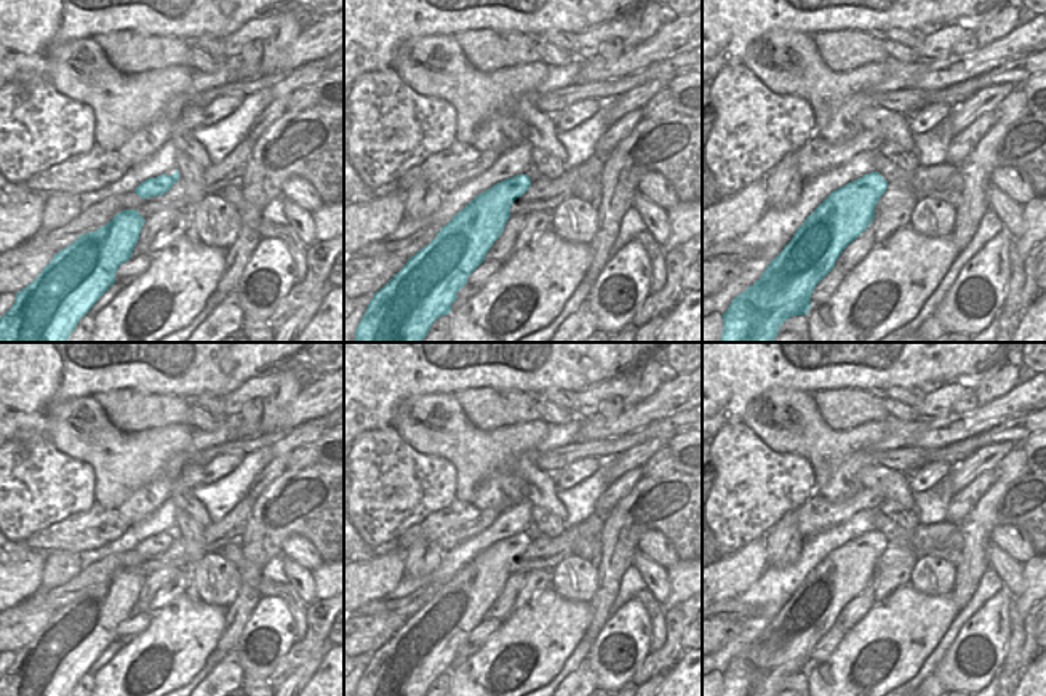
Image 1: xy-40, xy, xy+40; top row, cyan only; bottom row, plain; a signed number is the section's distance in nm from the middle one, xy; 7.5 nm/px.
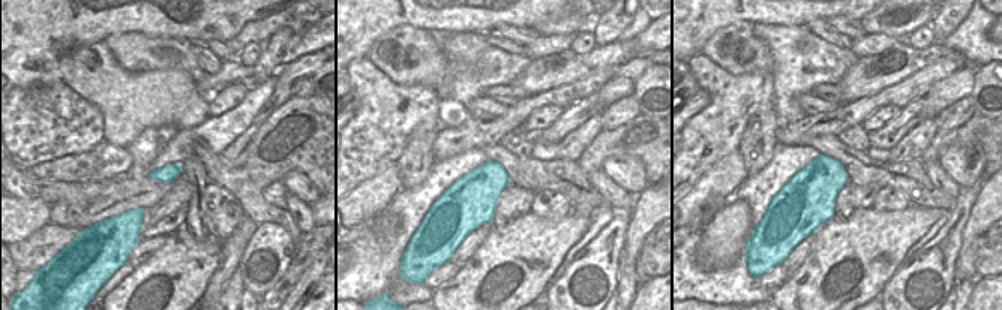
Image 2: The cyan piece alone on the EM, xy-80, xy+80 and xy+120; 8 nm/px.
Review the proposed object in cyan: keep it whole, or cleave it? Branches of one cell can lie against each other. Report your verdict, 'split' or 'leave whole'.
leave whole

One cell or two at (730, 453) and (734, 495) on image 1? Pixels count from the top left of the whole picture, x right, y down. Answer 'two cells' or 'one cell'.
one cell

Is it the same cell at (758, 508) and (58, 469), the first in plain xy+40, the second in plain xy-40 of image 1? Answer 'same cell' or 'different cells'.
same cell

